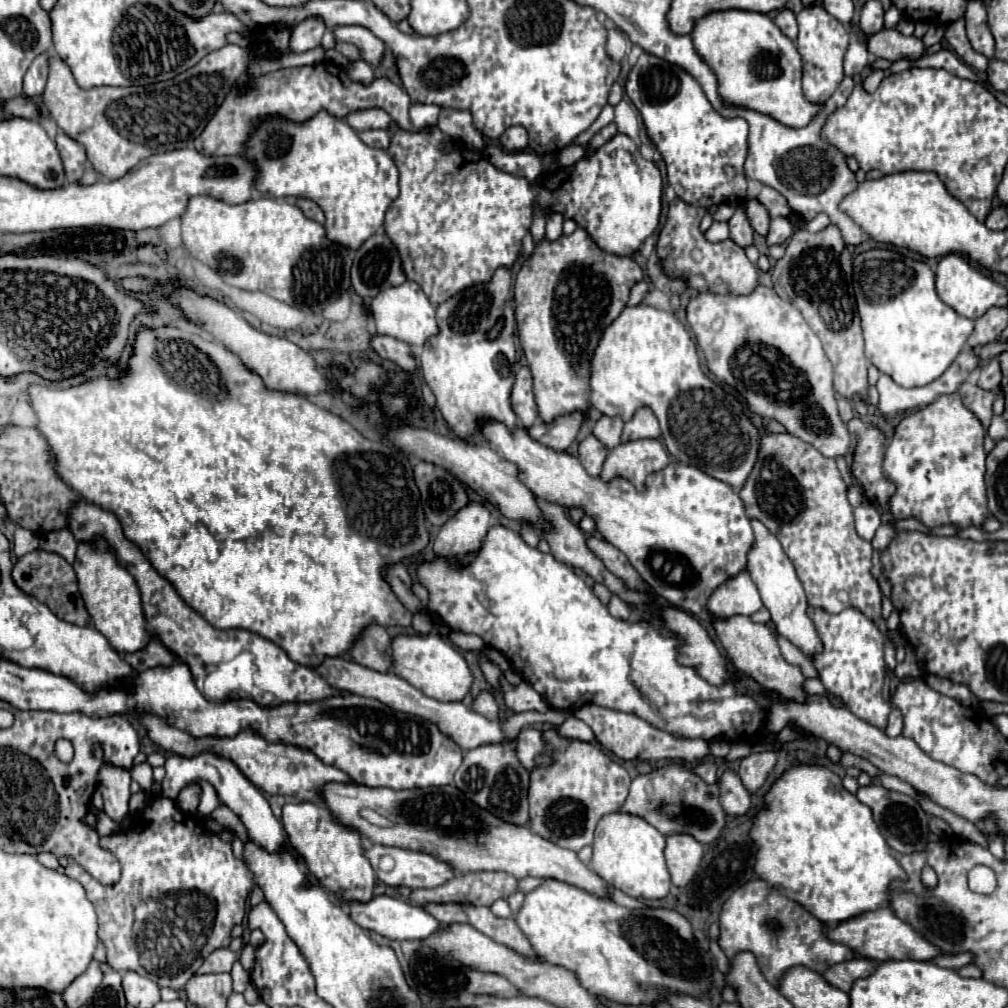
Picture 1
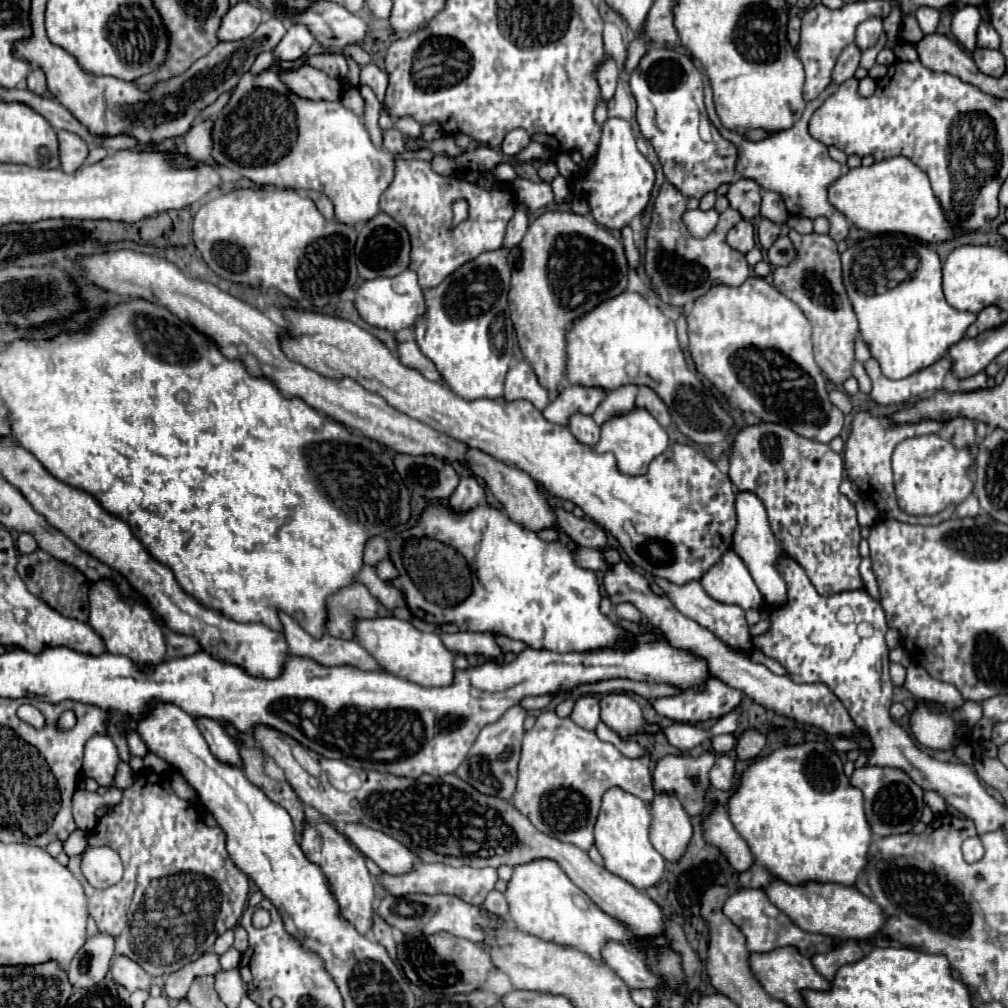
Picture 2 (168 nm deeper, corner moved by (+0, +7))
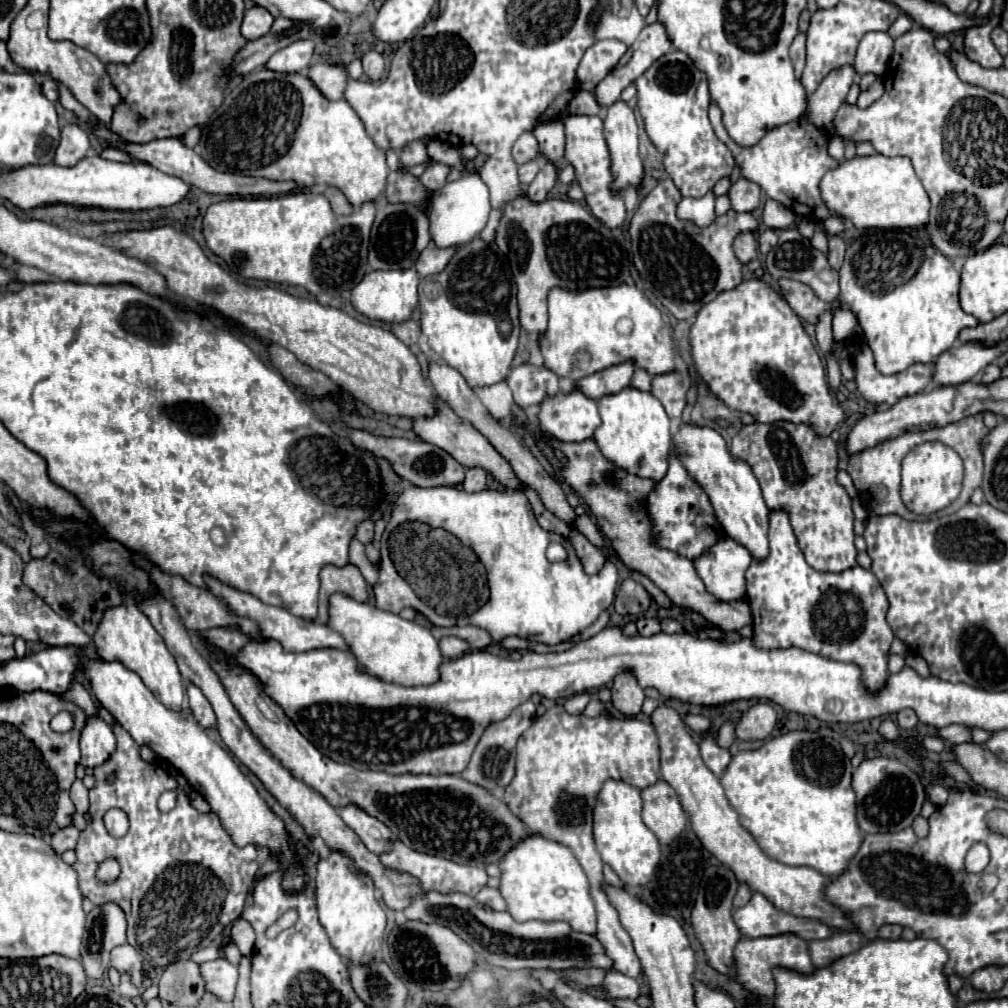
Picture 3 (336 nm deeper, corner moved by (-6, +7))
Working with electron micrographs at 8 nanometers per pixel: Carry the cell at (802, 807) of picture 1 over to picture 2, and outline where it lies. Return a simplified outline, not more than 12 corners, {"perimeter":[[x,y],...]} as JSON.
{"perimeter":[[822,742],[752,762],[740,886],[854,886],[872,834]]}

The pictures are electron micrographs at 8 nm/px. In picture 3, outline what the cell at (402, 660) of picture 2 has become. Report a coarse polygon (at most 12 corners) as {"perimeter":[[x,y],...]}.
{"perimeter":[[344,594],[328,626],[360,670],[402,686],[434,684],[430,628]]}

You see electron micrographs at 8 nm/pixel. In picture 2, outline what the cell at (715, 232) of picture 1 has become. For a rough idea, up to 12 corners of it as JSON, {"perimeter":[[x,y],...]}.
{"perimeter":[[688,210],[684,224],[692,236],[706,238],[718,224],[716,210]]}

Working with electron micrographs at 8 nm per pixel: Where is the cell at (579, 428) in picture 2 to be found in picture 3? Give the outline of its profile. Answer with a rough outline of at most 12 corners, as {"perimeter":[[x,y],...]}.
{"perimeter":[[580,388],[546,396],[540,426],[562,442],[592,438],[596,400]]}

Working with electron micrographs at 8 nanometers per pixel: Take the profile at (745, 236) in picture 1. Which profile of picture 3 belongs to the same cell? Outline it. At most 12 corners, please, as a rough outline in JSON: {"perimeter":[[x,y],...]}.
{"perimeter":[[740,234],[734,240],[736,258],[746,266],[756,258],[756,236]]}

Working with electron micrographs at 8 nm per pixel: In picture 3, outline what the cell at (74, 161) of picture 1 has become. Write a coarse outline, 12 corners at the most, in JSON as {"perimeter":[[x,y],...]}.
{"perimeter":[[66,124],[54,164],[74,166],[90,148],[78,124]]}

